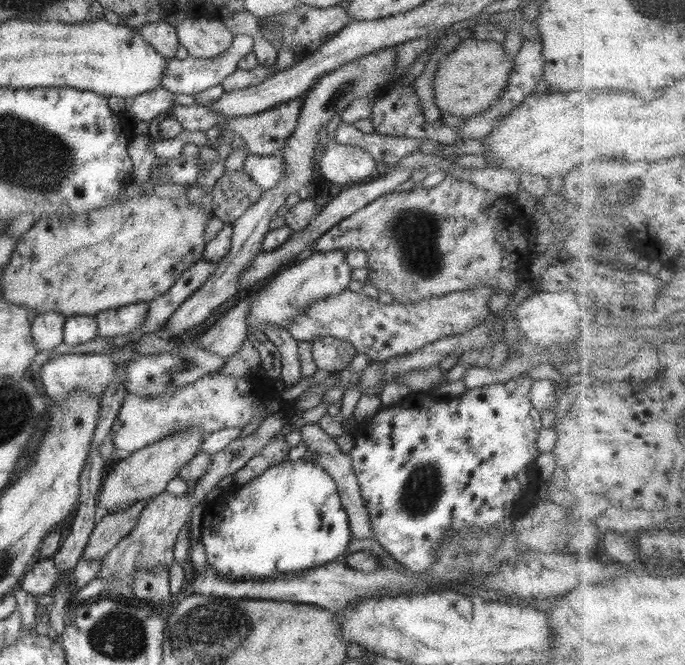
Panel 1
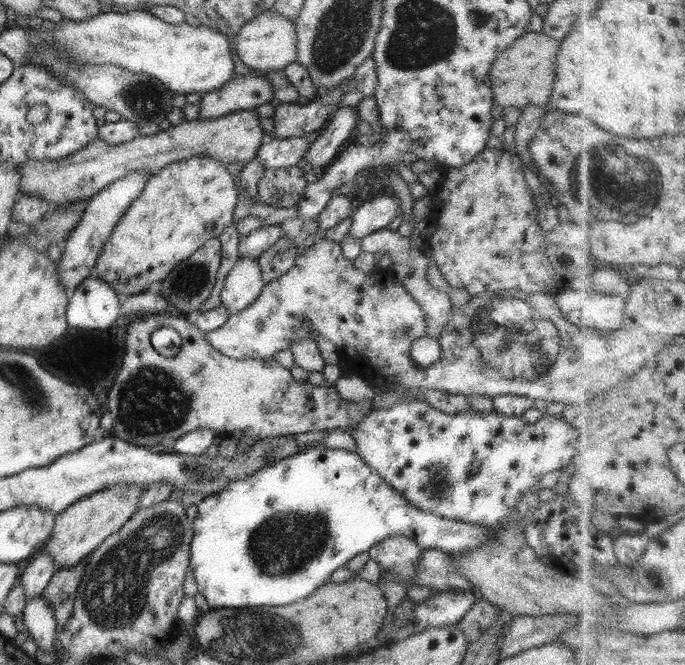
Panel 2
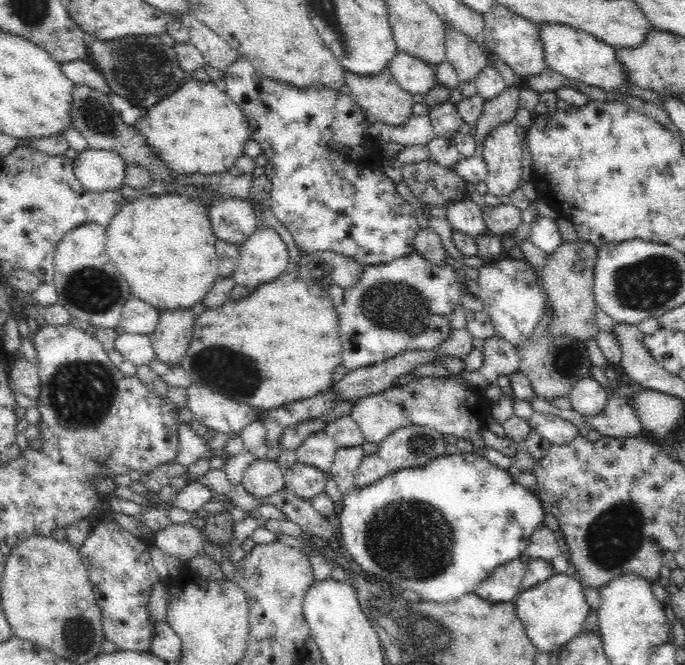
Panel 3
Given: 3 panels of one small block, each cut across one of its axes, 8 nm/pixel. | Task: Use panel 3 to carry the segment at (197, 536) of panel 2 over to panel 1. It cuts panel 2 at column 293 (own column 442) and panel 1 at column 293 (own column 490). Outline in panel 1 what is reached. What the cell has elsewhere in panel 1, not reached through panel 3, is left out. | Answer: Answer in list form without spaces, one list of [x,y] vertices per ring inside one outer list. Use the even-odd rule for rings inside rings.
[[[303,459],[271,466],[260,476],[238,485],[203,507],[200,518],[200,541],[204,544],[208,564],[227,581],[264,580],[302,572],[322,563],[336,561],[350,542],[348,515],[342,506],[336,483],[312,460]]]

